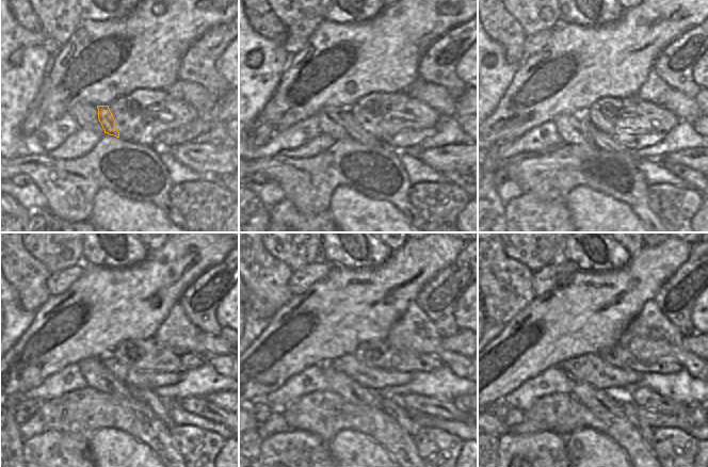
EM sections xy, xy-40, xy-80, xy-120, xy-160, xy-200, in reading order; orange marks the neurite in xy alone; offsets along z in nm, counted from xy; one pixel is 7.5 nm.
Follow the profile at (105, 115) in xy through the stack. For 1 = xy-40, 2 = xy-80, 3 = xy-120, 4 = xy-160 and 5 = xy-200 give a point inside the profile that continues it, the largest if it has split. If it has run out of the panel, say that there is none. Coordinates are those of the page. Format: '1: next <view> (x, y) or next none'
1: next xy-40 (354, 130)
2: next xy-80 (600, 140)
3: next xy-120 (159, 406)
4: next xy-160 (390, 405)
5: next xy-200 (629, 408)

